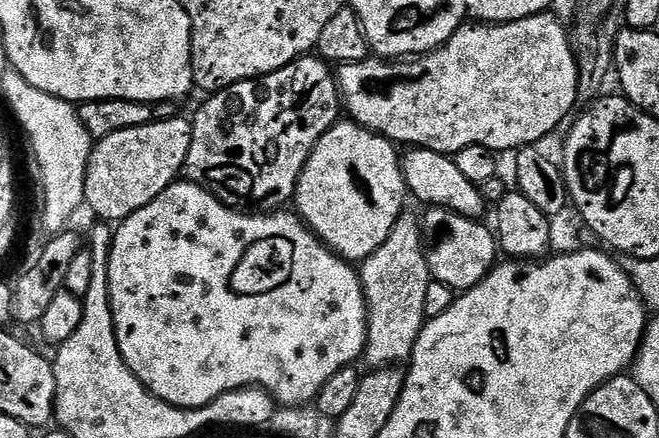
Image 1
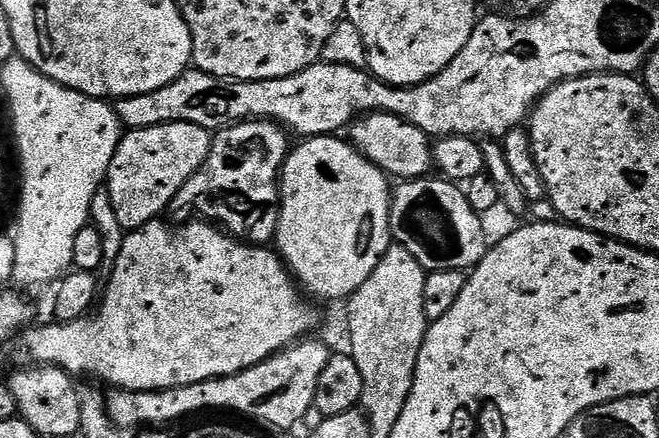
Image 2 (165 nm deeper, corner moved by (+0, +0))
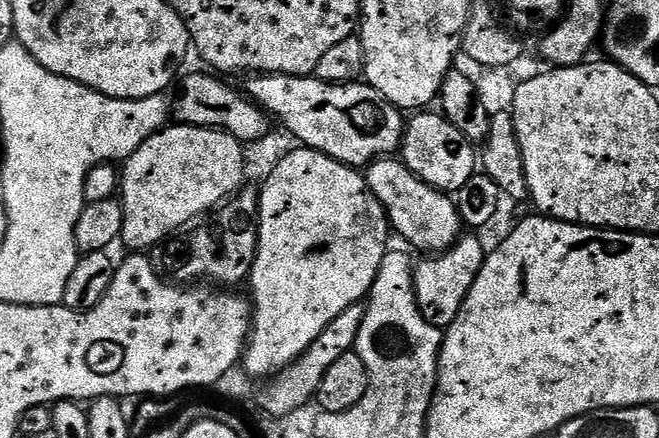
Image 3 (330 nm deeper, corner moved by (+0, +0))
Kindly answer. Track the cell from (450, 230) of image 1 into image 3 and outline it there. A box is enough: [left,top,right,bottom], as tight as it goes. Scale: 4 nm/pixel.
[366,158,462,254]

